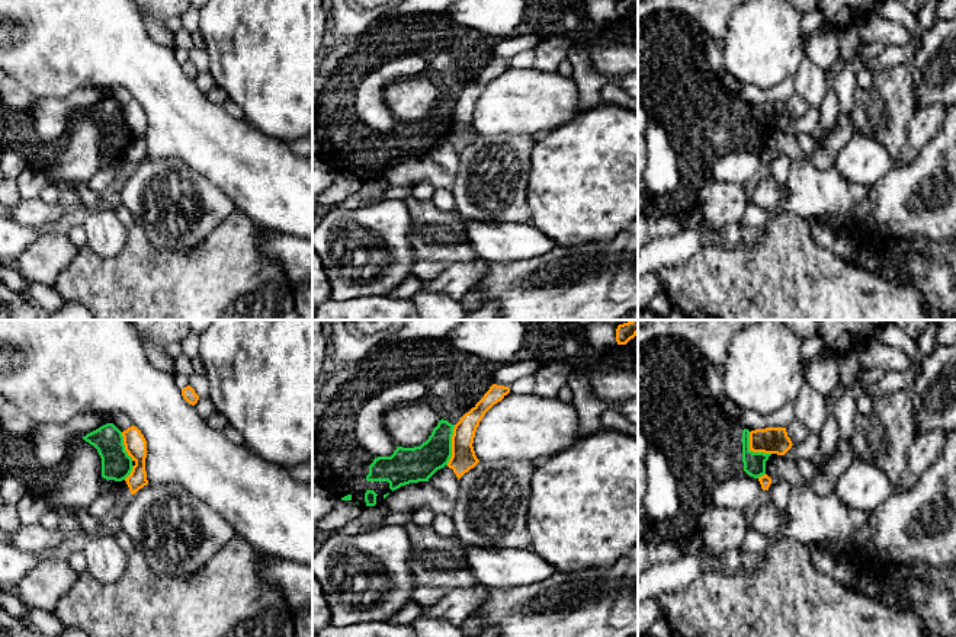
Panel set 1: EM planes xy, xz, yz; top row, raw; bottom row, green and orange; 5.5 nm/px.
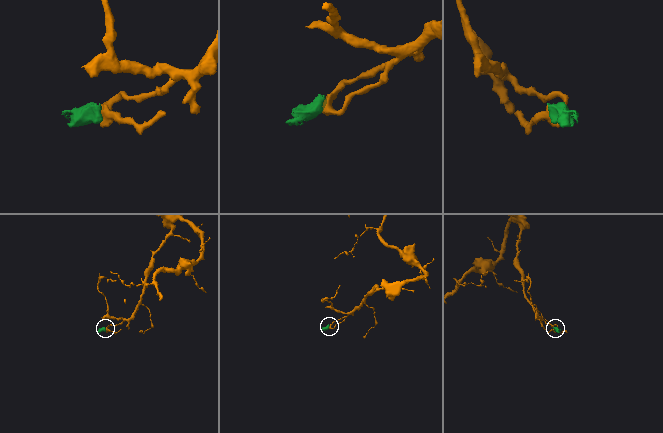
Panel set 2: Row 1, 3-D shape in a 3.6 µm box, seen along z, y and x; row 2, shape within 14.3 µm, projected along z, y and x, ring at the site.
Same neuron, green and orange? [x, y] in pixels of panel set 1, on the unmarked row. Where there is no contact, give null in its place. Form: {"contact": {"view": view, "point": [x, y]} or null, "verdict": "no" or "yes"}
{"contact": {"view": "xz", "point": [451, 119]}, "verdict": "no"}

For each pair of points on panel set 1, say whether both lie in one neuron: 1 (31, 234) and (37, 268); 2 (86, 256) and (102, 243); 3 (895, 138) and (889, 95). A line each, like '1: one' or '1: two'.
1: two
2: two
3: one

